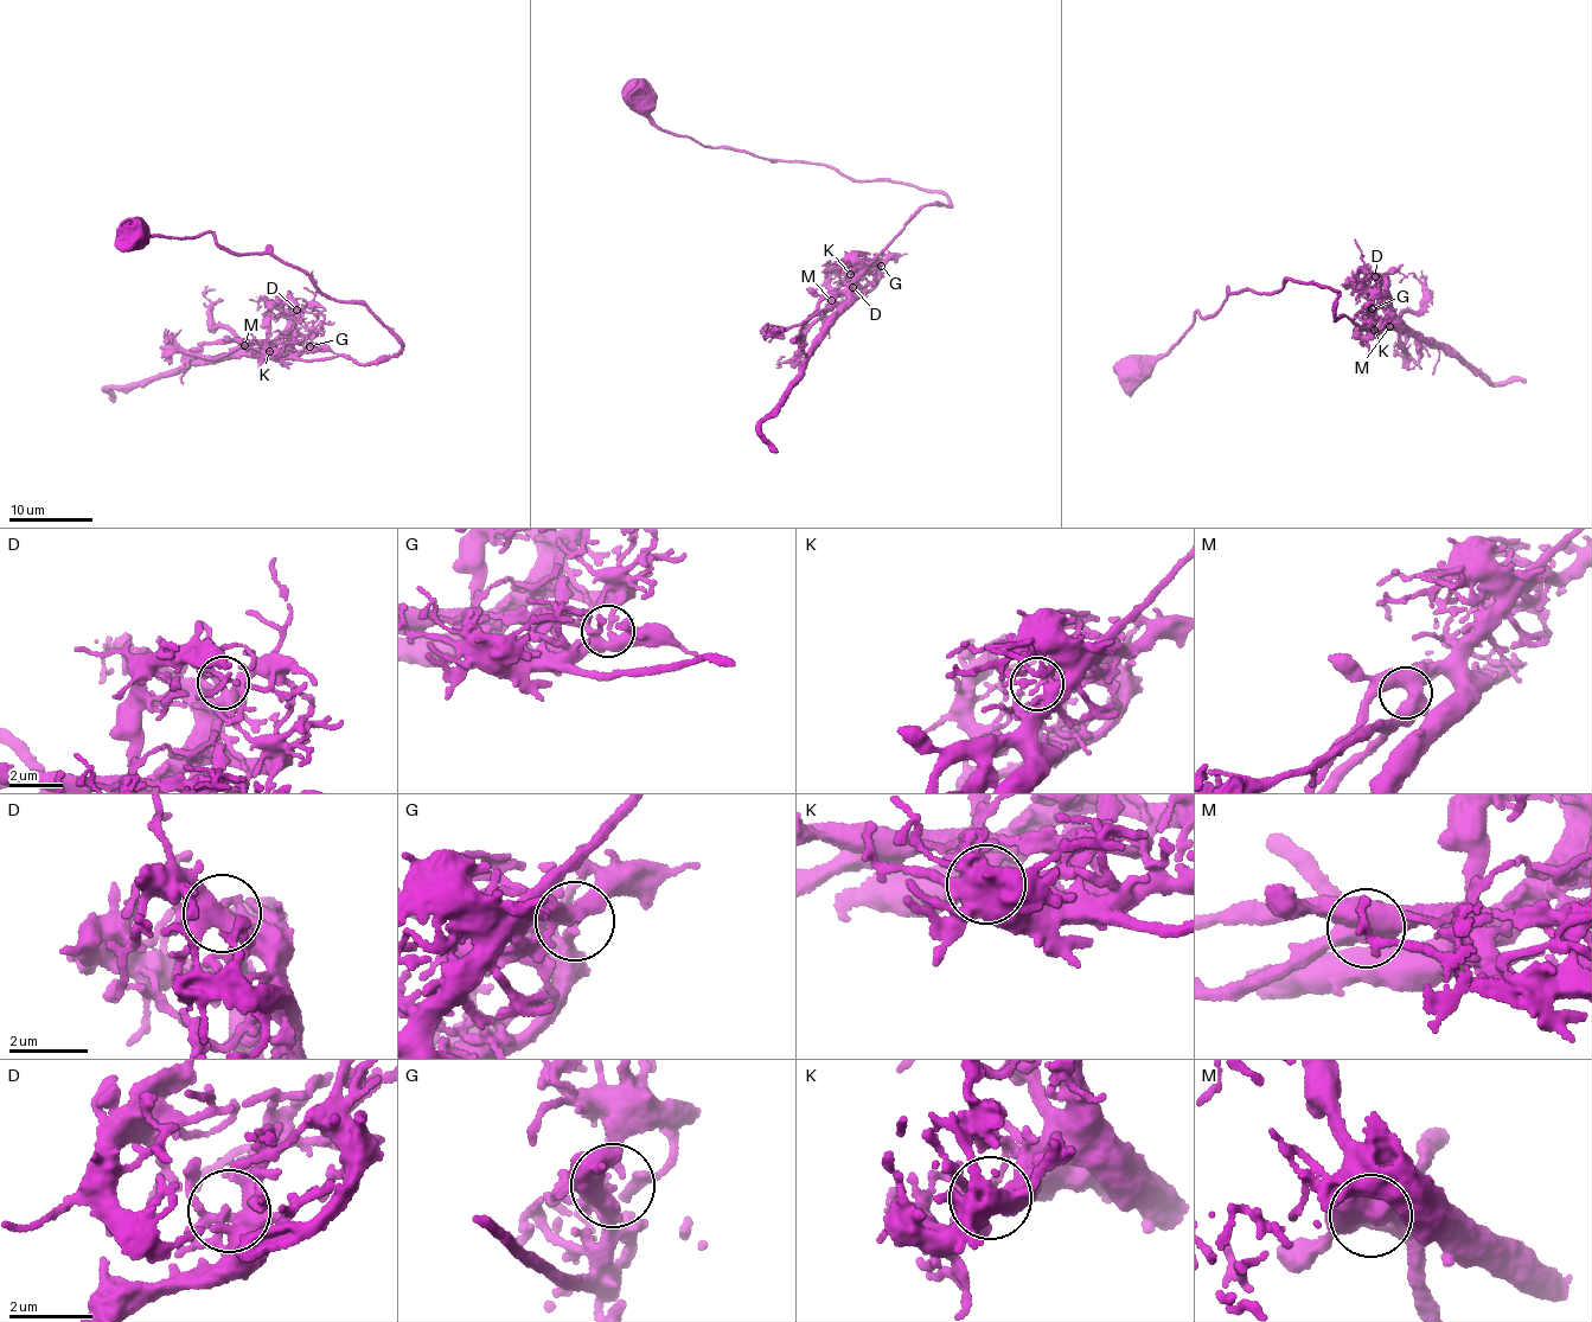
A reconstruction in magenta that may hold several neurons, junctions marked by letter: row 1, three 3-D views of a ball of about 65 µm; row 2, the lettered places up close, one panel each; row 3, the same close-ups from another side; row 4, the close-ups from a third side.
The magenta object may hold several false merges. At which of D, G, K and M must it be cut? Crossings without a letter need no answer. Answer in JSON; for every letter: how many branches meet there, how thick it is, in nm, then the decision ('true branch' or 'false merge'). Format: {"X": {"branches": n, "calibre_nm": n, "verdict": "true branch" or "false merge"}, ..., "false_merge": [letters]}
{"D": {"branches": 6, "calibre_nm": 320, "verdict": "true branch"}, "G": {"branches": 3, "calibre_nm": 240, "verdict": "true branch"}, "K": {"branches": 3, "calibre_nm": 130, "verdict": "true branch"}, "M": {"branches": 4, "calibre_nm": 500, "verdict": "true branch"}, "false_merge": []}

